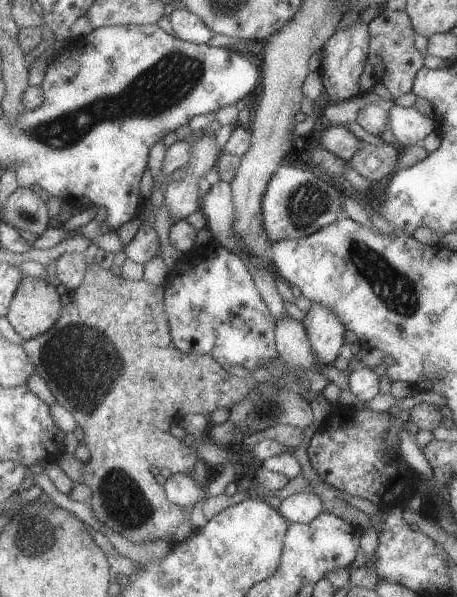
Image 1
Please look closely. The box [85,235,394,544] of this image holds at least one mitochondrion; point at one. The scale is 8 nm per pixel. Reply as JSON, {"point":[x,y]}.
{"point":[123,500]}

